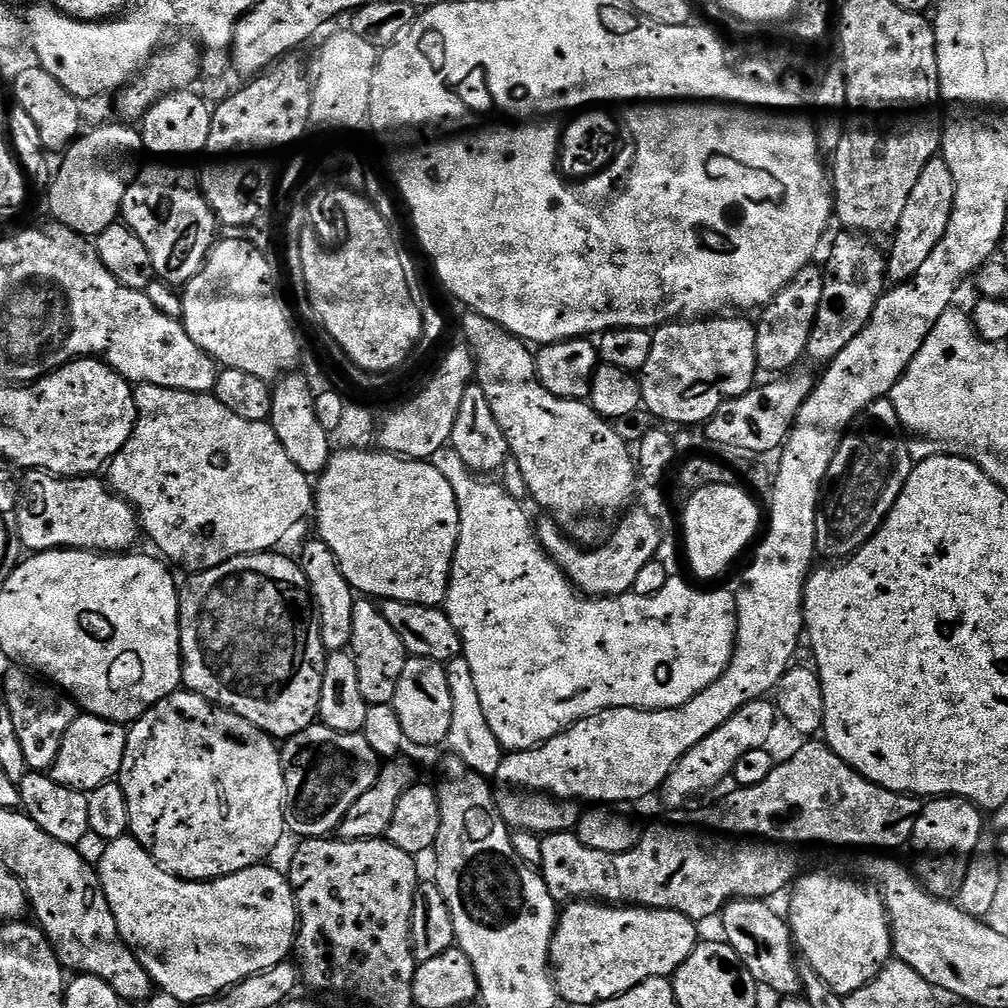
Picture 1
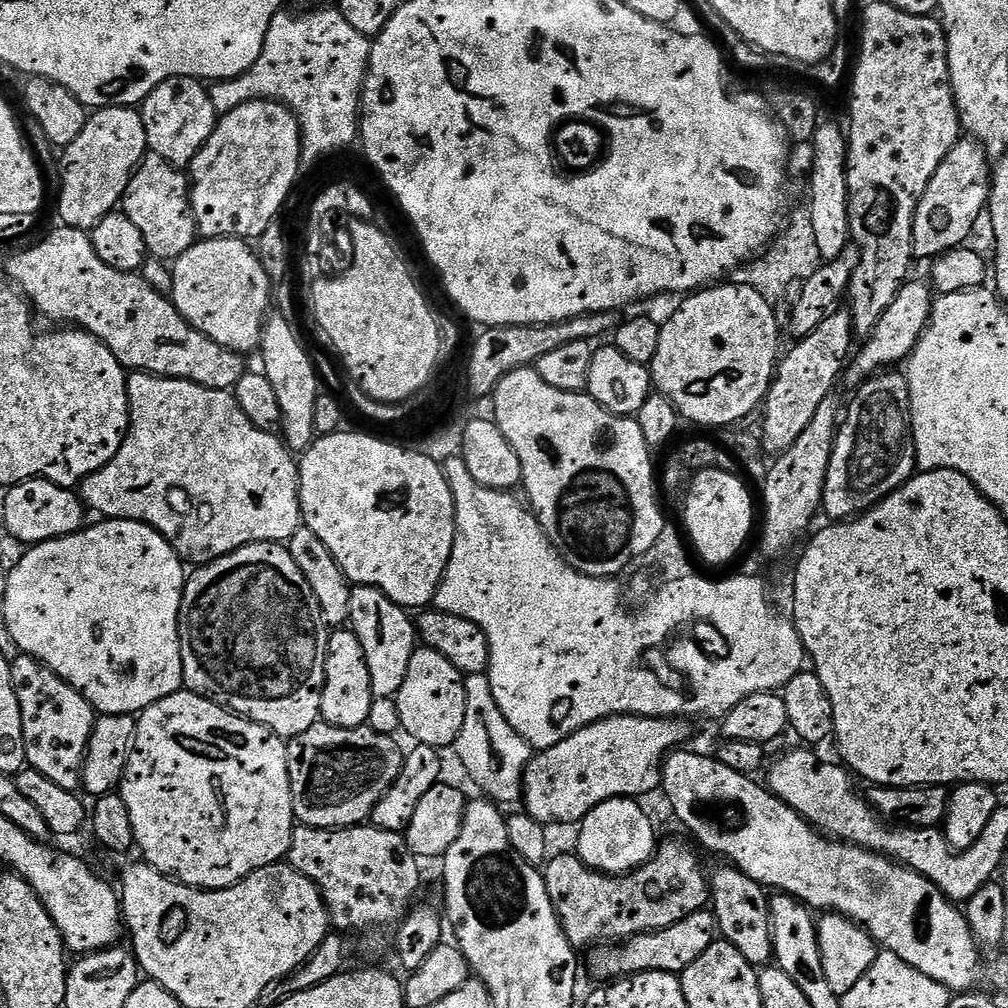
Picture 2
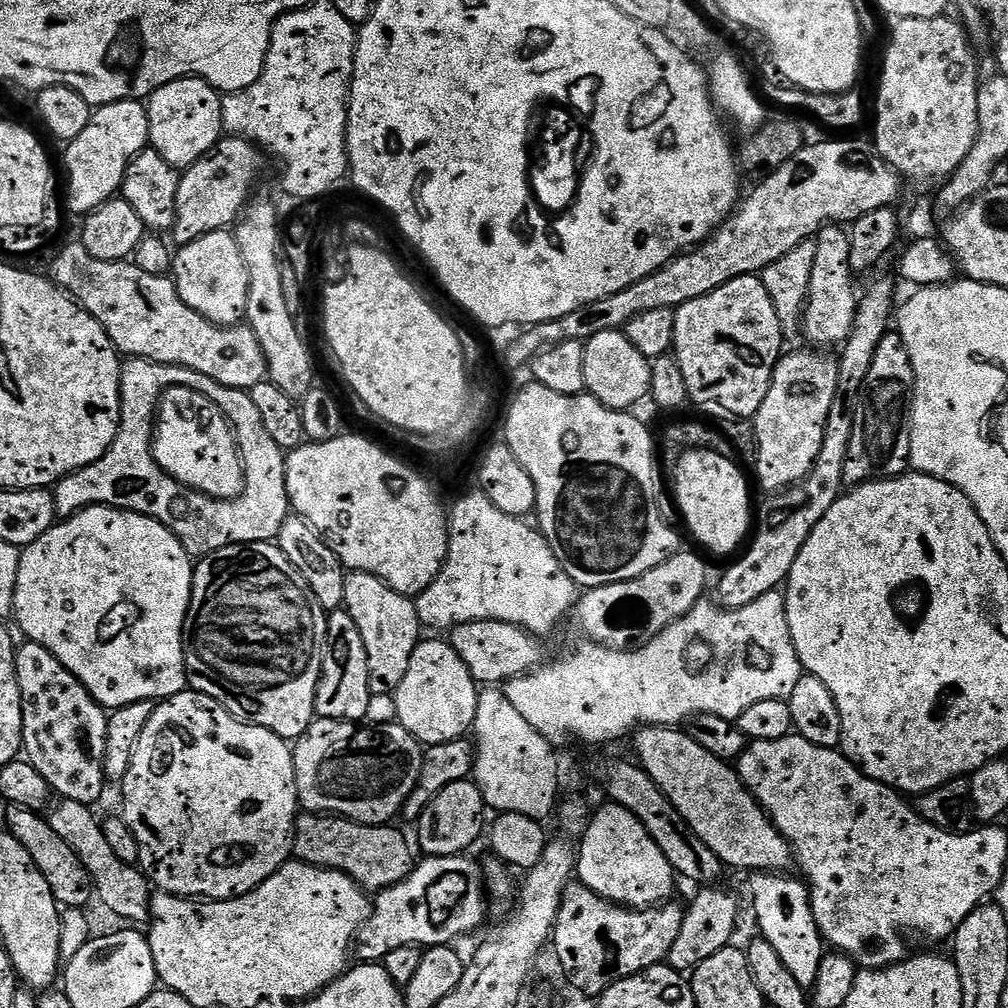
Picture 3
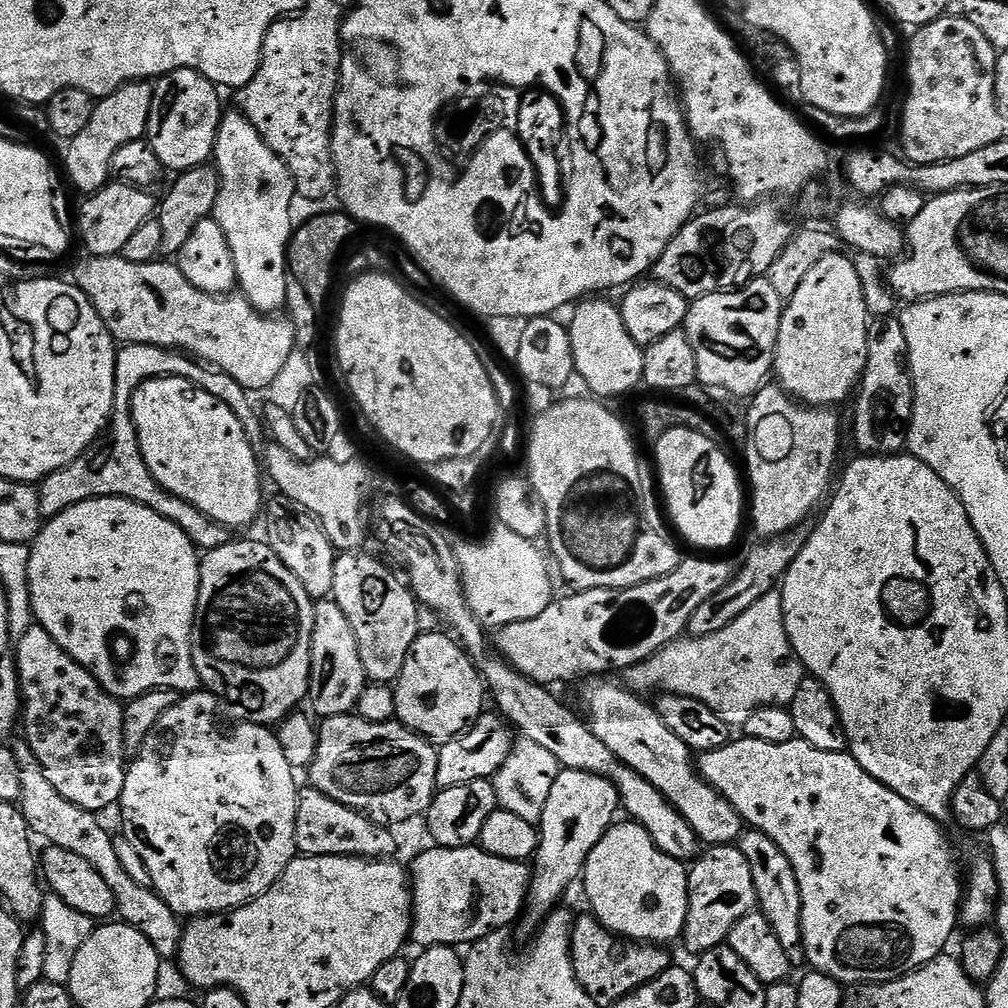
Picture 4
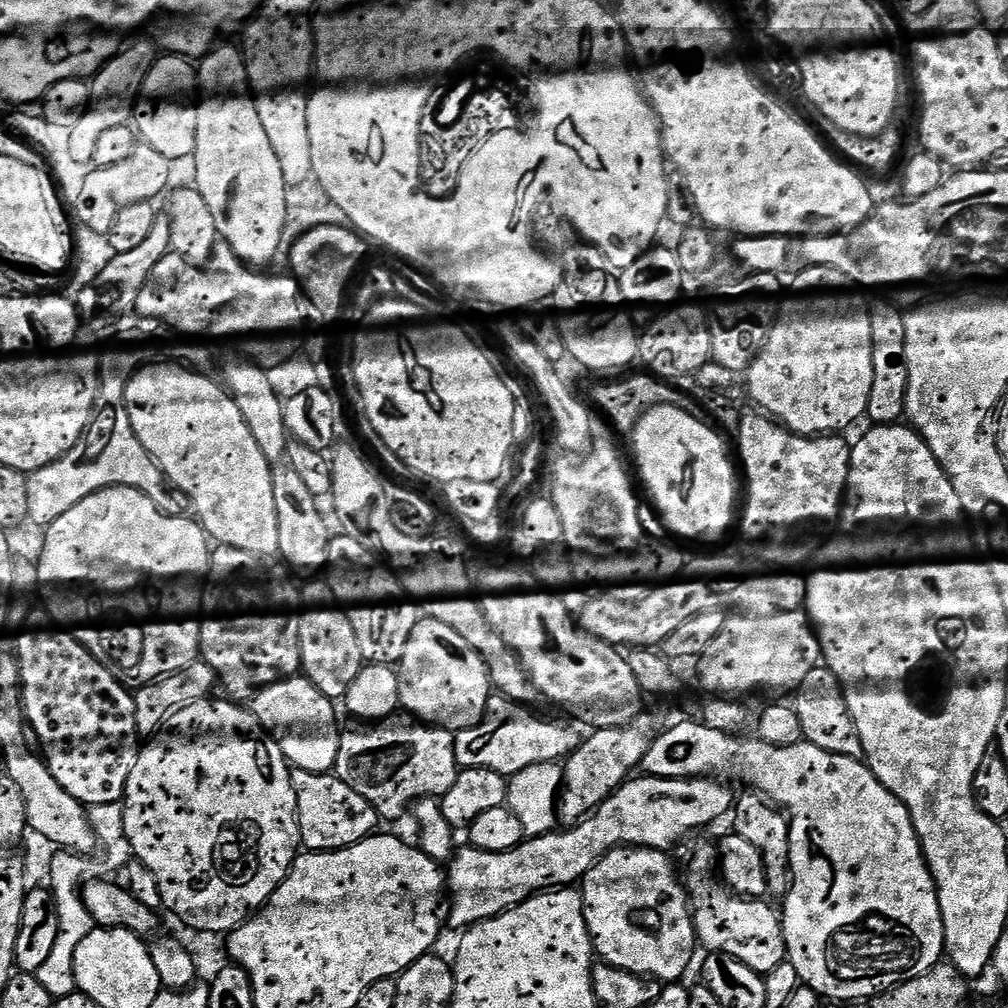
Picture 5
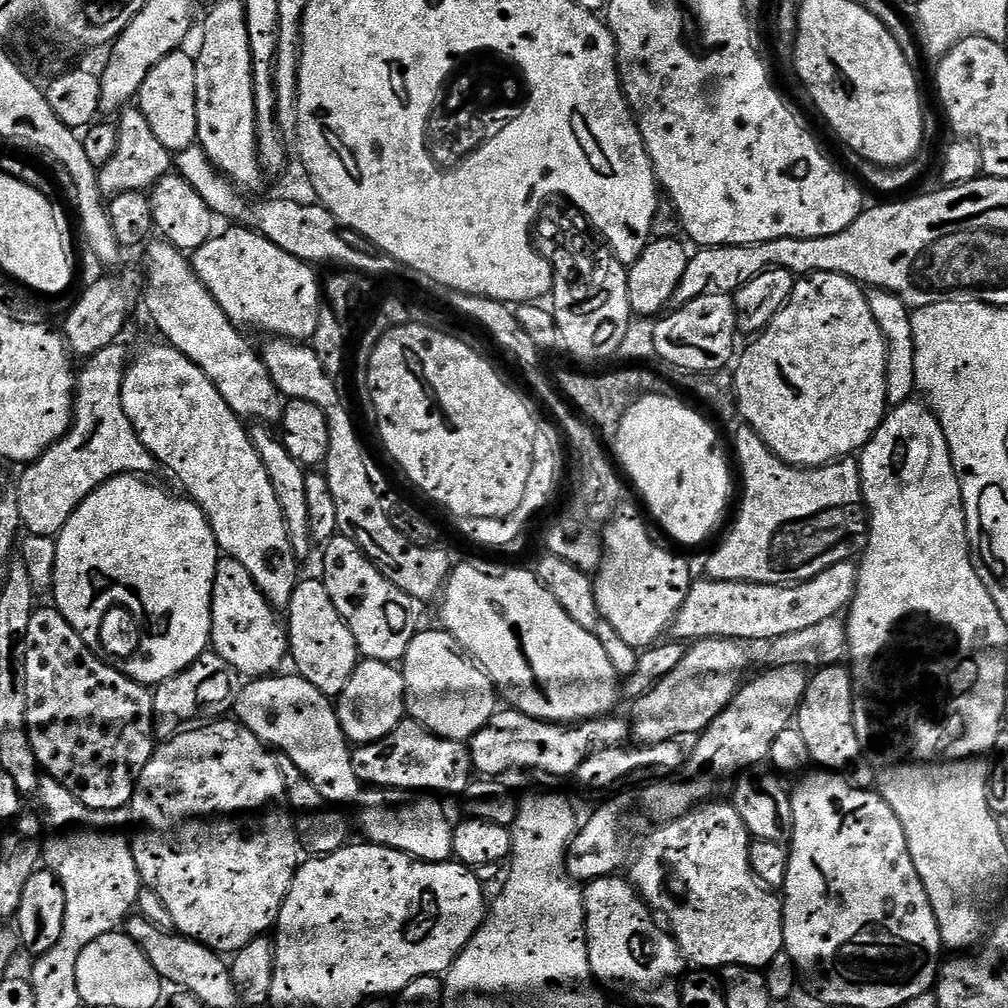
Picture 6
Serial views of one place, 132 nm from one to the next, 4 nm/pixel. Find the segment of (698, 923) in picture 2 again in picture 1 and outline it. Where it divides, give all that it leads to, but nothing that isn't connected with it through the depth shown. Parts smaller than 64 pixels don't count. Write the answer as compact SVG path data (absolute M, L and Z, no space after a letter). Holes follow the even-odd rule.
M577 900L567 905L568 912L576 916L580 912L580 920L567 924L564 918L556 924L556 933L552 939L551 967L554 969L554 979L559 995L564 996L570 1003L576 1004L580 1000L580 991L588 992L589 1005L596 1005L600 1000L609 1000L615 996L626 994L626 990L634 990L642 982L650 978L663 976L671 978L690 958L695 950L697 921L691 920L686 914L666 910L665 908L637 908L635 906L617 906L589 900ZM580 948L588 948L588 964L580 968Z

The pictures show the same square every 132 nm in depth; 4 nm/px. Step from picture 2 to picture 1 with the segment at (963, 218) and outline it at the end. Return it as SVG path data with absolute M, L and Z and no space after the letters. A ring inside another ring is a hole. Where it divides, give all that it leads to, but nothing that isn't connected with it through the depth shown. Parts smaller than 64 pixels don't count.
M943 158L926 162L910 199L906 202L906 211L902 214L902 222L898 222L891 237L892 249L886 252L886 276L893 285L904 284L922 267L922 262L934 254L934 246L942 242L942 234L946 234L946 226L950 226L950 216L954 210L956 183L954 174L950 174L950 166L946 166Z

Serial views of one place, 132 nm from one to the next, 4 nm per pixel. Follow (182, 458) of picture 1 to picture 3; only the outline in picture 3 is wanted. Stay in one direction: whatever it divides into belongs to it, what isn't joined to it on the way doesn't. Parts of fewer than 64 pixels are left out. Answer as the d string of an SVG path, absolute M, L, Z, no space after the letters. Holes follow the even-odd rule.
M128 358L120 366L120 432L98 462L71 472L55 485L56 515L67 518L93 506L137 512L162 522L193 558L209 556L231 544L272 542L290 514L285 459L285 449L270 438L254 406L251 391L222 386L222 382L214 382L214 378L198 374L198 370ZM170 388L189 388L210 398L228 419L244 464L244 489L240 496L233 500L215 500L204 492L180 484L158 466L152 453L152 437L160 397Z

